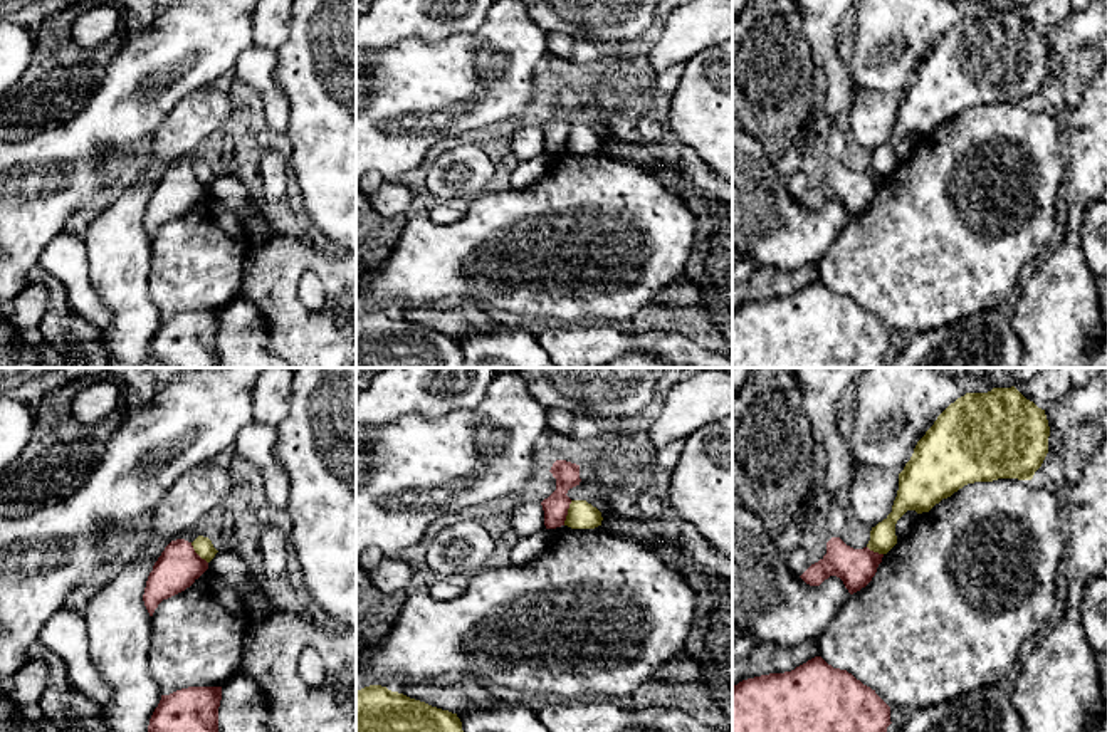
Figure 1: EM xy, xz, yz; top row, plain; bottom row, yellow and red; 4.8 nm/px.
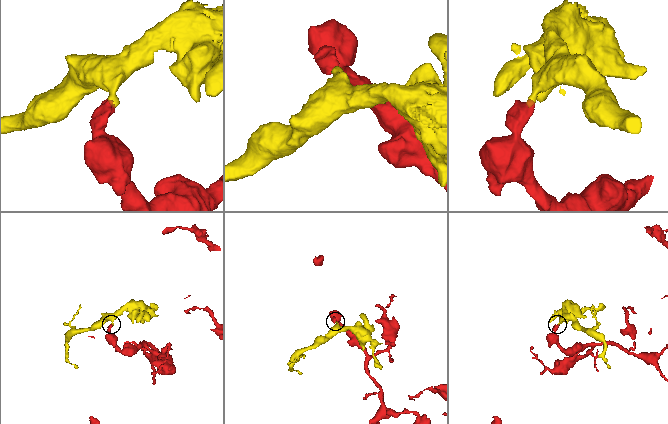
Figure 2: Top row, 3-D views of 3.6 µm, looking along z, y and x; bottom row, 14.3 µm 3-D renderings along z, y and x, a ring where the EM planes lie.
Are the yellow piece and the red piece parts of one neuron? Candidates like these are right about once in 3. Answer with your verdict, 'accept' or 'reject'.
reject

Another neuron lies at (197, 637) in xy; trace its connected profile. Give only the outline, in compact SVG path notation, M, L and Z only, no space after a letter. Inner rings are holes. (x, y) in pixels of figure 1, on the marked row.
M210 567L151 616L150 672L161 695L188 687L223 687L239 675L249 609Z

